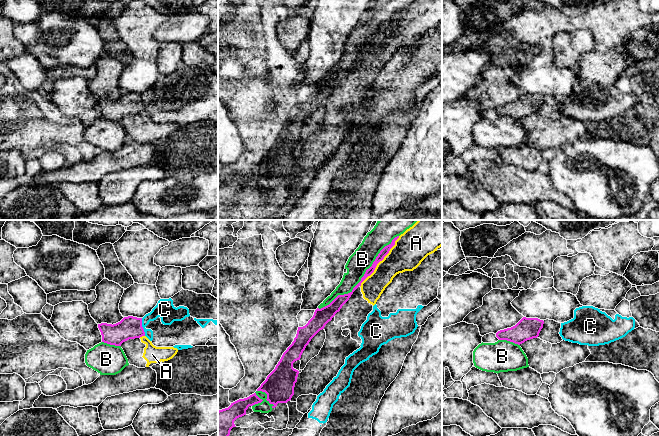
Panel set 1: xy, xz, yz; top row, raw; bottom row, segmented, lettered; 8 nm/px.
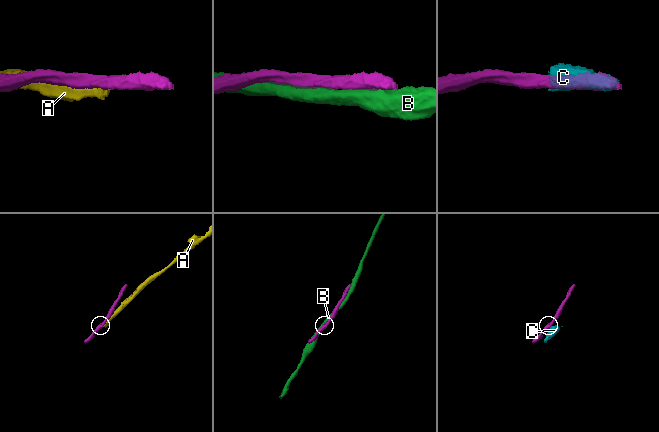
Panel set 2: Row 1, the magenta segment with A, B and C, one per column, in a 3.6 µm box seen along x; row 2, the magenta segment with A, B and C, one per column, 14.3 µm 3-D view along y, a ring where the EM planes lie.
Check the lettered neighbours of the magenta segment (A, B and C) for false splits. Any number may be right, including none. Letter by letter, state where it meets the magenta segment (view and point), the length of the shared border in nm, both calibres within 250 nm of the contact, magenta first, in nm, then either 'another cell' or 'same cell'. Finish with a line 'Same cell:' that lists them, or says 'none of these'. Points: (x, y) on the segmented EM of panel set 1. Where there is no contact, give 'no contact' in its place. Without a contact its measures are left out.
A: meets magenta in xz at (380, 260); contact 500 nm long; 60 nm thick on the magenta side, 260 nm on the other; another cell
B: meets magenta in xz at (361, 278); contact 850 nm long; 90 nm thick on the magenta side, 180 nm on the other; another cell
C: meets magenta in xy at (142, 327); contact 150 nm long; 180 nm thick on the magenta side, 150 nm on the other; another cell
Same cell: none of these

